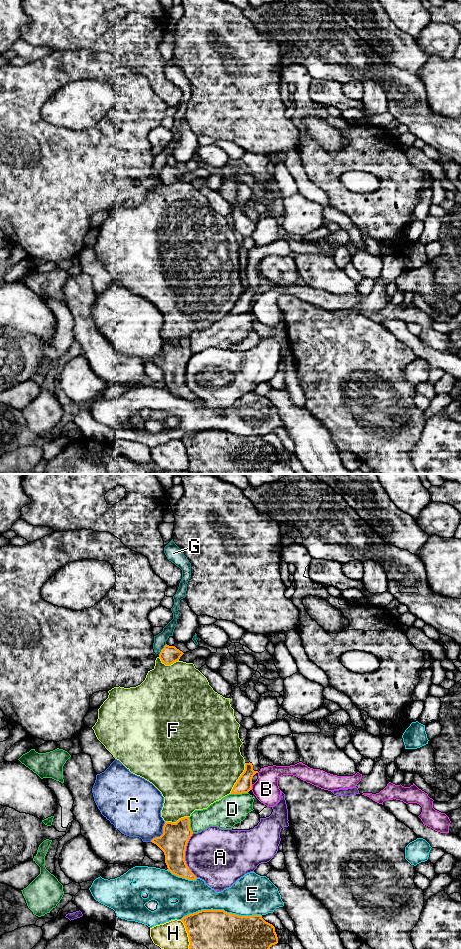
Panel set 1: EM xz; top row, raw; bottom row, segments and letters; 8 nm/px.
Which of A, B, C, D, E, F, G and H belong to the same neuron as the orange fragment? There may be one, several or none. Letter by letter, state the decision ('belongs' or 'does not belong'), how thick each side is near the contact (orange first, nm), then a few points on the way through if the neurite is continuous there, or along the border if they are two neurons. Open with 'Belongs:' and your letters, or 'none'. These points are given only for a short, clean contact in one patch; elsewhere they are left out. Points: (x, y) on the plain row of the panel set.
Belongs: none
A: does not belong; 220 nm thick on the orange side, 440 nm on the other
B: does not belong; 130 nm thick on the orange side, 200 nm on the other; border along xz (252, 304), (250, 309)
C: does not belong; 220 nm thick on the orange side, 360 nm on the other
D: does not belong; 130 nm thick on the orange side, 240 nm on the other
E: does not belong; 480 nm thick on the orange side, 300 nm on the other
F: does not belong; 130 nm thick on the orange side, 480 nm on the other
G: does not belong; 140 nm thick on the orange side, 100 nm on the other; border along xz (166, 164), (158, 174)
H: does not belong; 460 nm thick on the orange side, 240 nm on the other

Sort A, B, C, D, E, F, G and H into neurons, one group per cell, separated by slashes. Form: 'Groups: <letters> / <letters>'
Groups: A / B / C / D / E / F G / H

